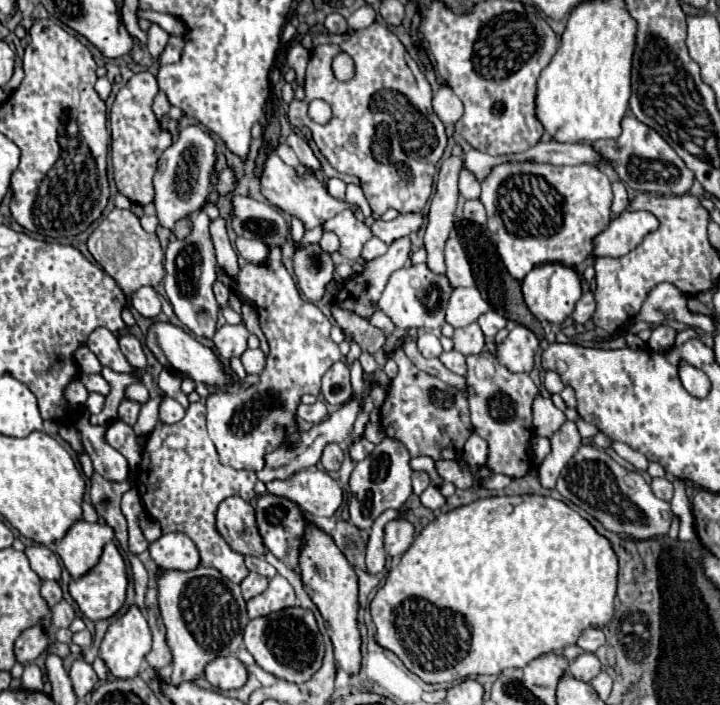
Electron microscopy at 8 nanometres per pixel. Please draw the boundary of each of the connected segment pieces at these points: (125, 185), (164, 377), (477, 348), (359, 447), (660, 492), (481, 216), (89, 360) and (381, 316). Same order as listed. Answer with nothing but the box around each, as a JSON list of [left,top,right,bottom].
[[110,72,172,204],[158,370,190,408],[452,322,484,356],[350,438,374,462],[650,478,674,502],[464,200,486,224],[76,344,102,374],[368,310,394,336]]

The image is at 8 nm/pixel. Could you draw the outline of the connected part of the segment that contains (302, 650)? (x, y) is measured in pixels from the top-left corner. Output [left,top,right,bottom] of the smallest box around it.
[244,606,324,684]

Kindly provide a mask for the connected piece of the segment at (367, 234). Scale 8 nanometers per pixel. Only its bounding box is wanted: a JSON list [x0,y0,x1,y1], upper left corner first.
[324,210,372,260]

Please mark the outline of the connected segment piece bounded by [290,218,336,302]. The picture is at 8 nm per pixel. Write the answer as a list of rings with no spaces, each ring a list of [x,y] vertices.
[[[292,218],[290,232],[294,240],[294,274],[298,278],[298,286],[308,300],[318,302],[324,296],[326,286],[332,282],[336,264],[332,260],[332,254],[324,252],[320,244],[300,244],[304,226],[298,218]]]

